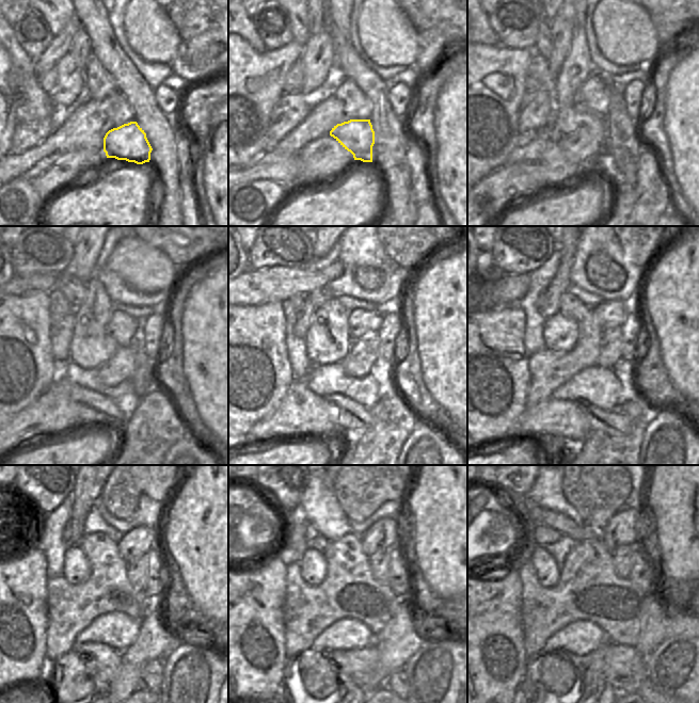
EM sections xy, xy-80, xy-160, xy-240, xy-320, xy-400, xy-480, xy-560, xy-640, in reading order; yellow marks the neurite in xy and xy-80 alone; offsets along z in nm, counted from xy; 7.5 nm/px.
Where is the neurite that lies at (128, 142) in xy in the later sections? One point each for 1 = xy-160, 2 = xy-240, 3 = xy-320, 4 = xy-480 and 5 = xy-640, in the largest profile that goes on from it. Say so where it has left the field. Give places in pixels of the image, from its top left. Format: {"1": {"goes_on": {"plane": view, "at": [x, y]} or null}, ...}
{"1": {"goes_on": {"plane": "xy-160", "at": [566, 118]}}, "2": {"goes_on": {"plane": "xy-240", "at": [91, 346]}}, "3": {"goes_on": {"plane": "xy-320", "at": [328, 340]}}, "4": {"goes_on": {"plane": "xy-480", "at": [76, 569]}}, "5": {"goes_on": {"plane": "xy-640", "at": [547, 571]}}}

